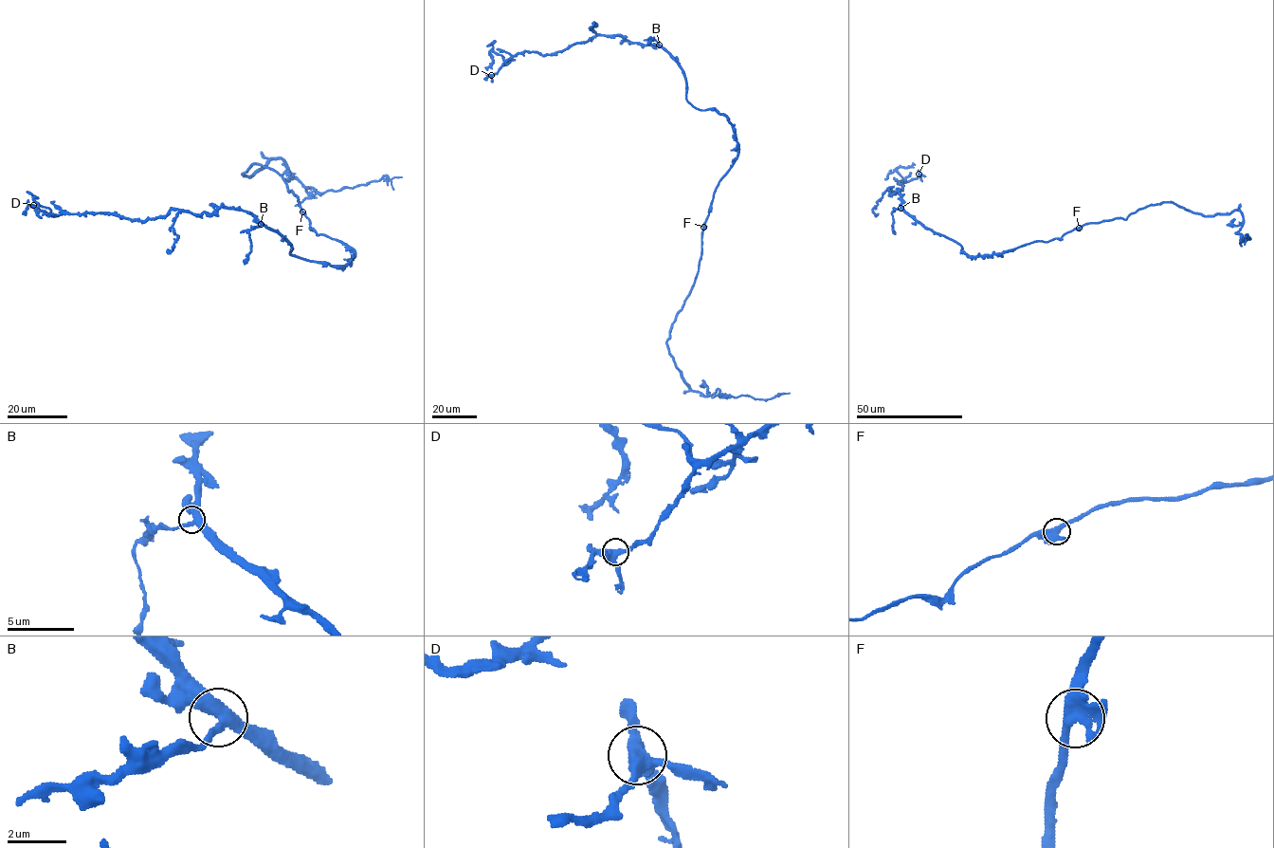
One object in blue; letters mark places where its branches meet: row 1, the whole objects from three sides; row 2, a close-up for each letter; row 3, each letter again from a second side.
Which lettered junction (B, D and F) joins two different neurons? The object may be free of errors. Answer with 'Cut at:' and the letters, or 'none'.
Cut at: none

